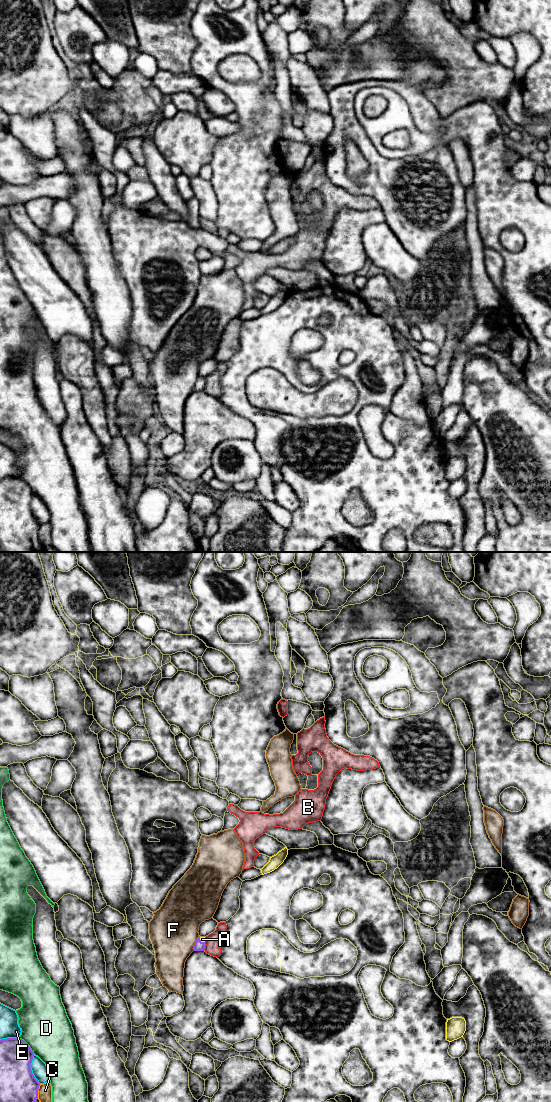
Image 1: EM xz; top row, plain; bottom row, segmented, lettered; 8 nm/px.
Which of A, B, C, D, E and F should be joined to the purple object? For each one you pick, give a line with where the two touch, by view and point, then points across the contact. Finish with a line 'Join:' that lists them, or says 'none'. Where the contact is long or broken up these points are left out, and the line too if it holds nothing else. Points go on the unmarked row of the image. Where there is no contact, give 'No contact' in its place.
A: Touches purple at xz (200, 380). Path across: xz (199, 386), (200, 380), (202, 379)
Join: A

